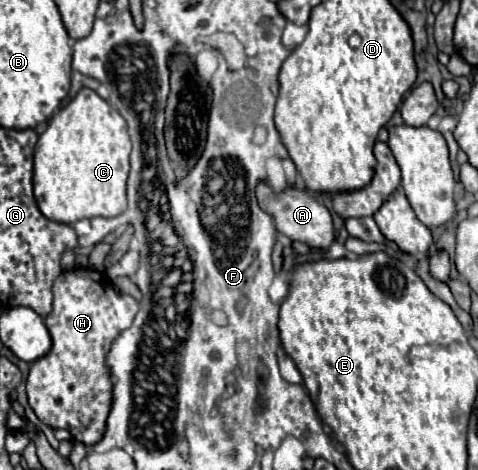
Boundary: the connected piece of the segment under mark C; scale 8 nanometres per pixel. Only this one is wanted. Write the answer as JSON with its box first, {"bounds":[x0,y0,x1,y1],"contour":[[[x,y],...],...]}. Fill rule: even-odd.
{"bounds":[33,89,131,223],"contour":[[[79,89],[79,93],[59,109],[49,127],[43,131],[35,145],[35,165],[33,165],[33,191],[39,211],[57,223],[75,223],[79,219],[91,217],[115,217],[127,209],[127,175],[129,175],[129,153],[131,141],[127,135],[127,123],[103,97],[93,89]]]}

